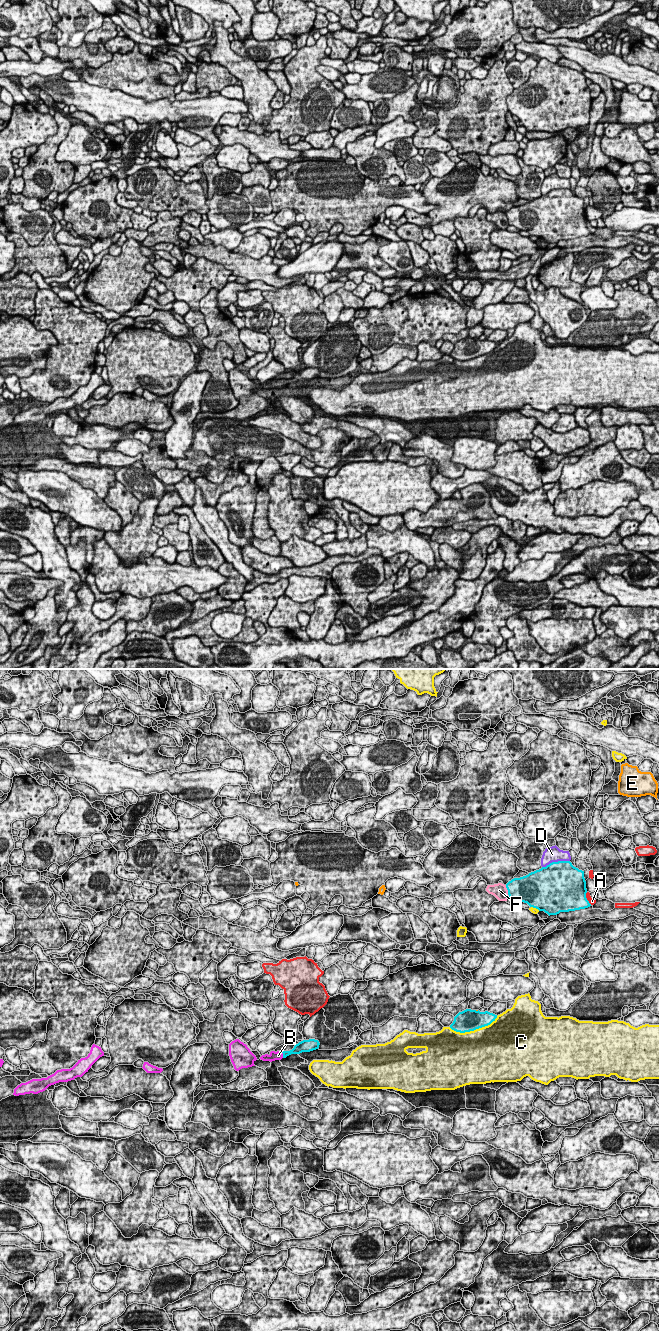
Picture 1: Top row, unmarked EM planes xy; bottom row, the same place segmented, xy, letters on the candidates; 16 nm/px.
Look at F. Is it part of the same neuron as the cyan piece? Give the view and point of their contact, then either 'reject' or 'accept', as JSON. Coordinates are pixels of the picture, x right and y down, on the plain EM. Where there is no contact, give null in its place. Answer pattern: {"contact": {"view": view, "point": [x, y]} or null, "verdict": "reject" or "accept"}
{"contact": {"view": "xy", "point": [508, 219]}, "verdict": "reject"}

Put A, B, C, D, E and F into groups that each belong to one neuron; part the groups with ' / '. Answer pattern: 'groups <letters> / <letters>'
groups A / B / C / D / E / F

